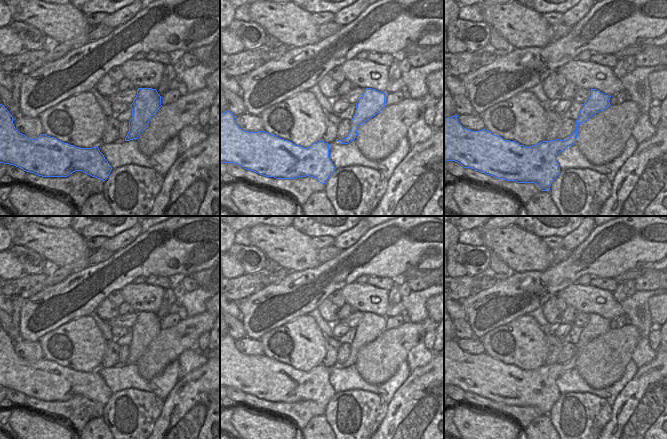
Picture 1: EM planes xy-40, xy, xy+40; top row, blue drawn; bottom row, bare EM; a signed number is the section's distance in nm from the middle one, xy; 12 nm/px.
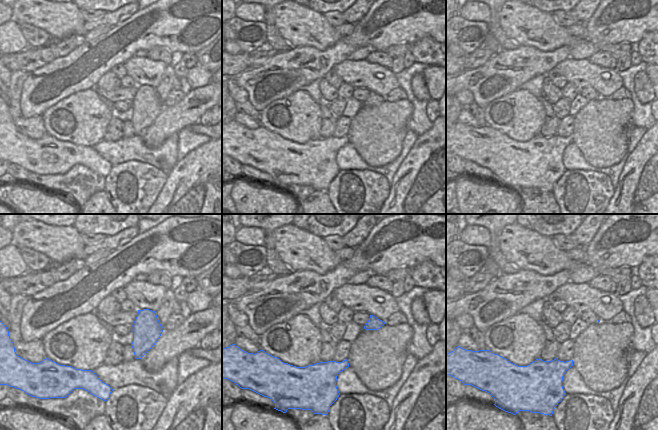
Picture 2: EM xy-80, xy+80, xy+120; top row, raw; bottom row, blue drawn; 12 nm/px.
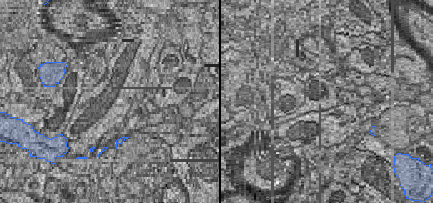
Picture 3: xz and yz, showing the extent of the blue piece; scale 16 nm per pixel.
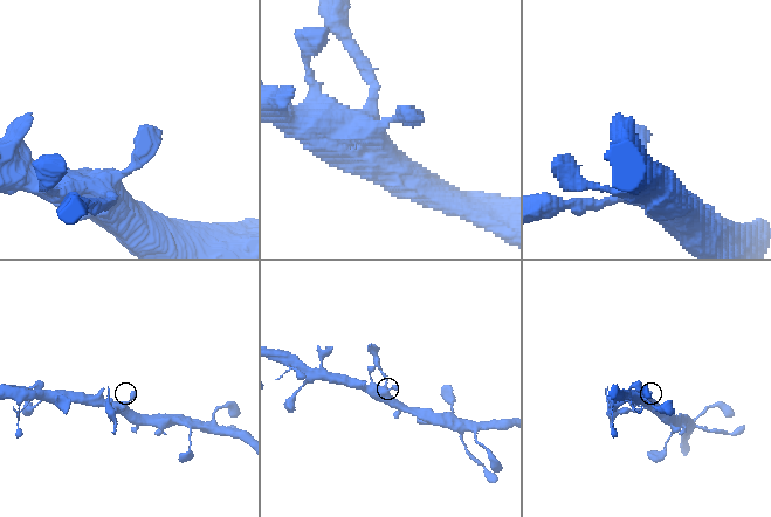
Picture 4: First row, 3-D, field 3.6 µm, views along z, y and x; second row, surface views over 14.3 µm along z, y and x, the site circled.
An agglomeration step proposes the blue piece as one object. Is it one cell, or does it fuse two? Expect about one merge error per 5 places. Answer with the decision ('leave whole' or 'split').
leave whole

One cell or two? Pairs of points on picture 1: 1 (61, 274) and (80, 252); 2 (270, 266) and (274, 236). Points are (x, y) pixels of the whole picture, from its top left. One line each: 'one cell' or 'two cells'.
1: two cells
2: two cells

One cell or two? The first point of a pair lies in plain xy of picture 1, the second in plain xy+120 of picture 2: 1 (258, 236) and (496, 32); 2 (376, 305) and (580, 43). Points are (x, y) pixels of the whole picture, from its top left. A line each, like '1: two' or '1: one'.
1: two
2: two

